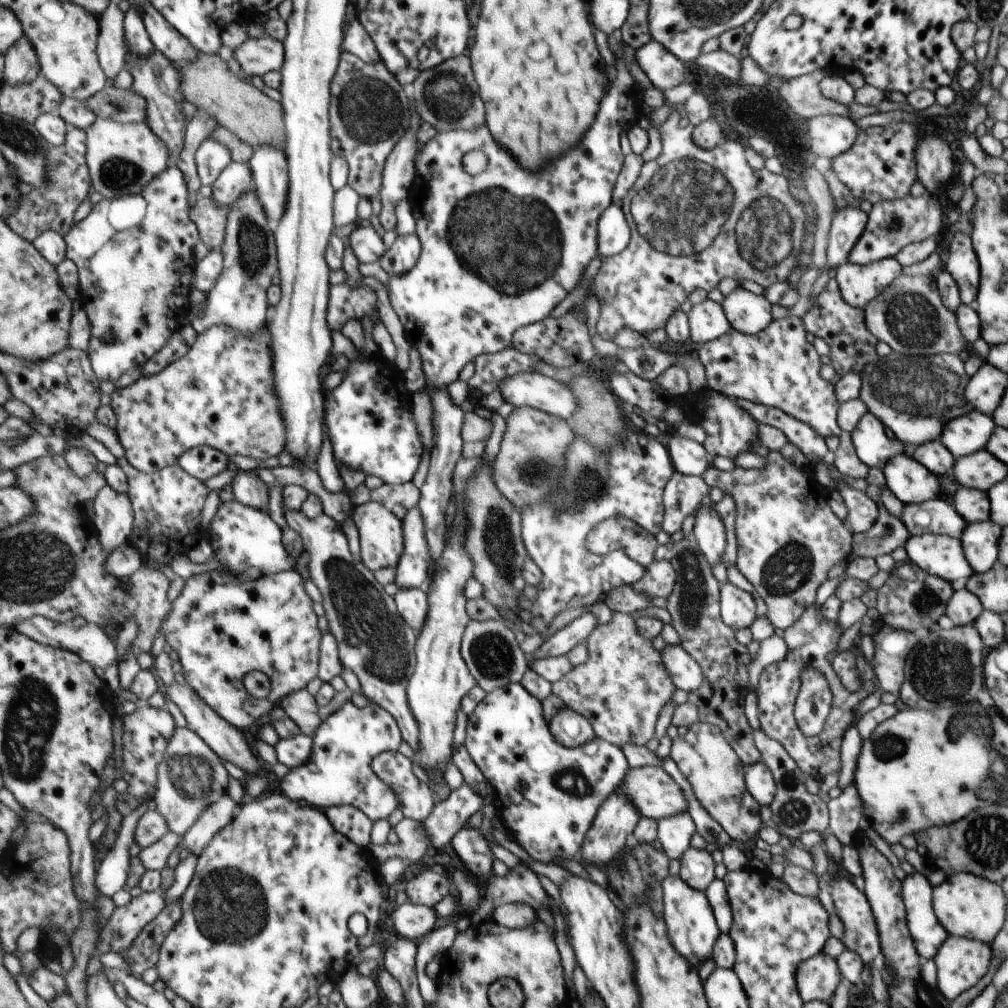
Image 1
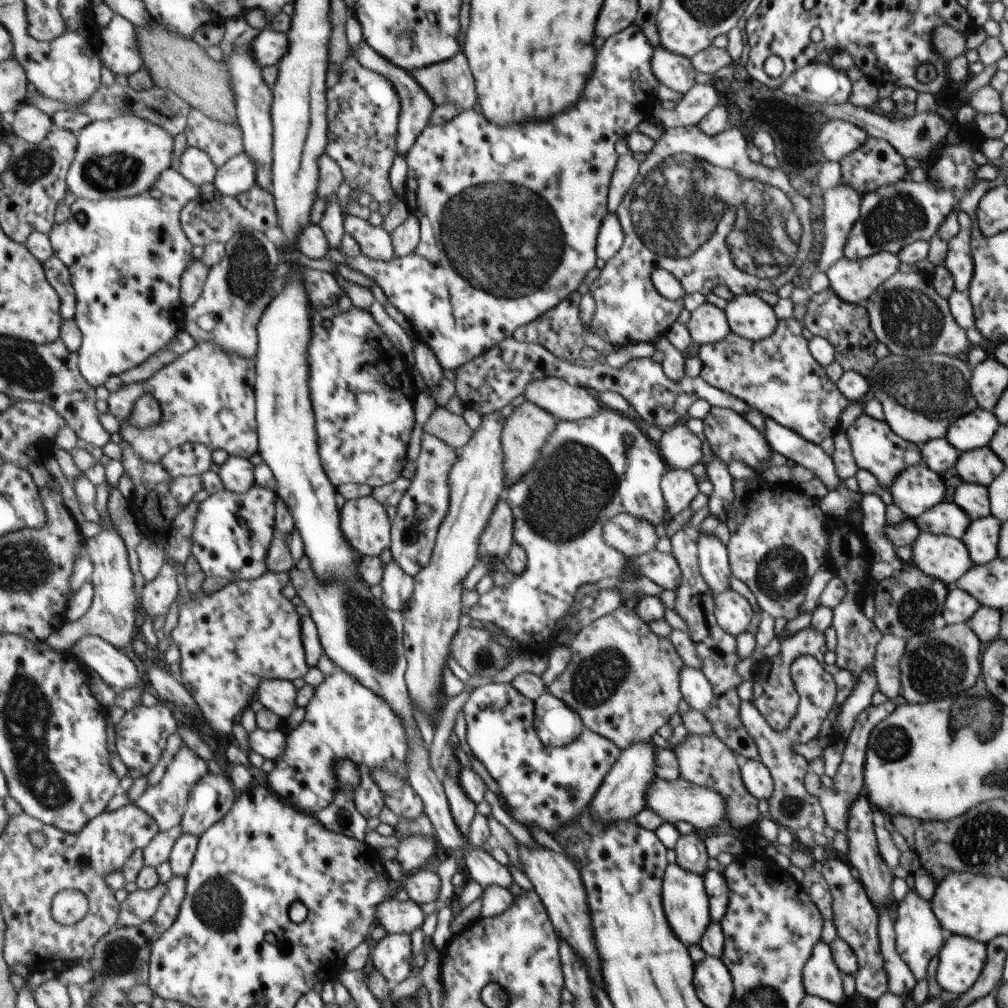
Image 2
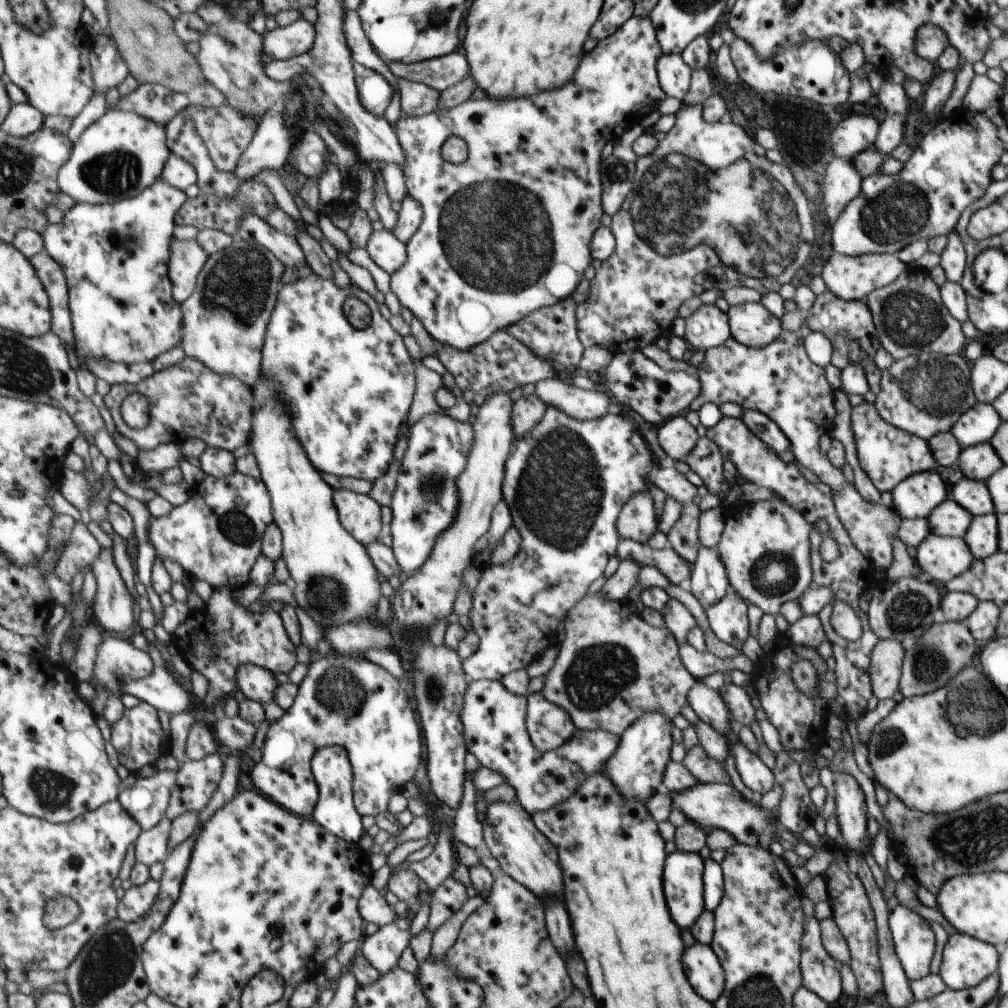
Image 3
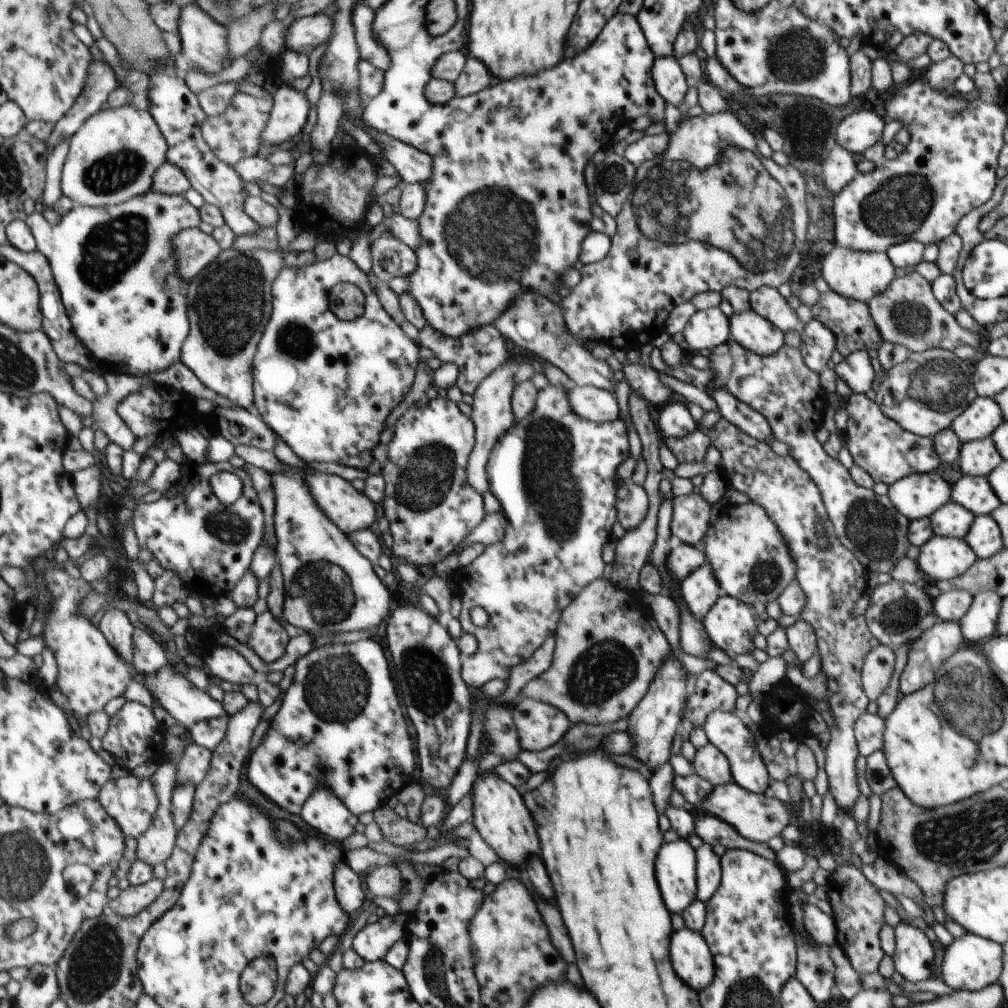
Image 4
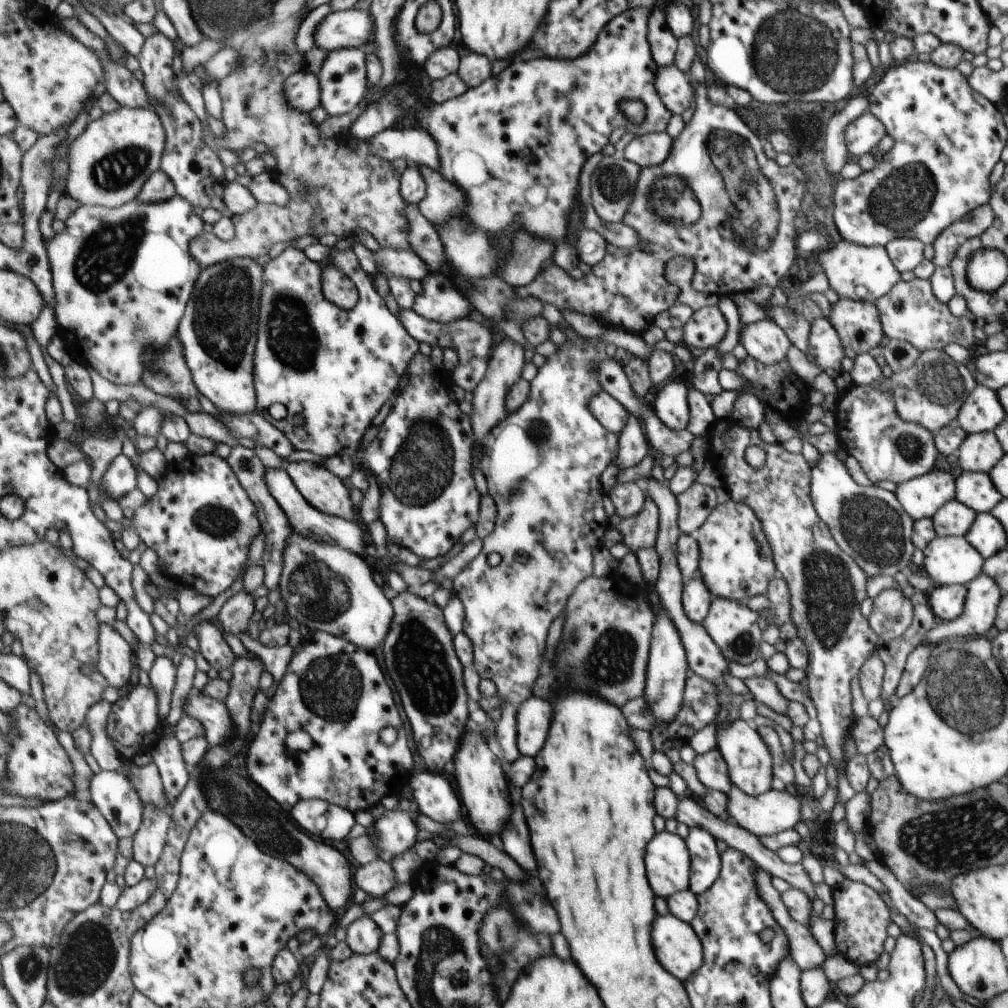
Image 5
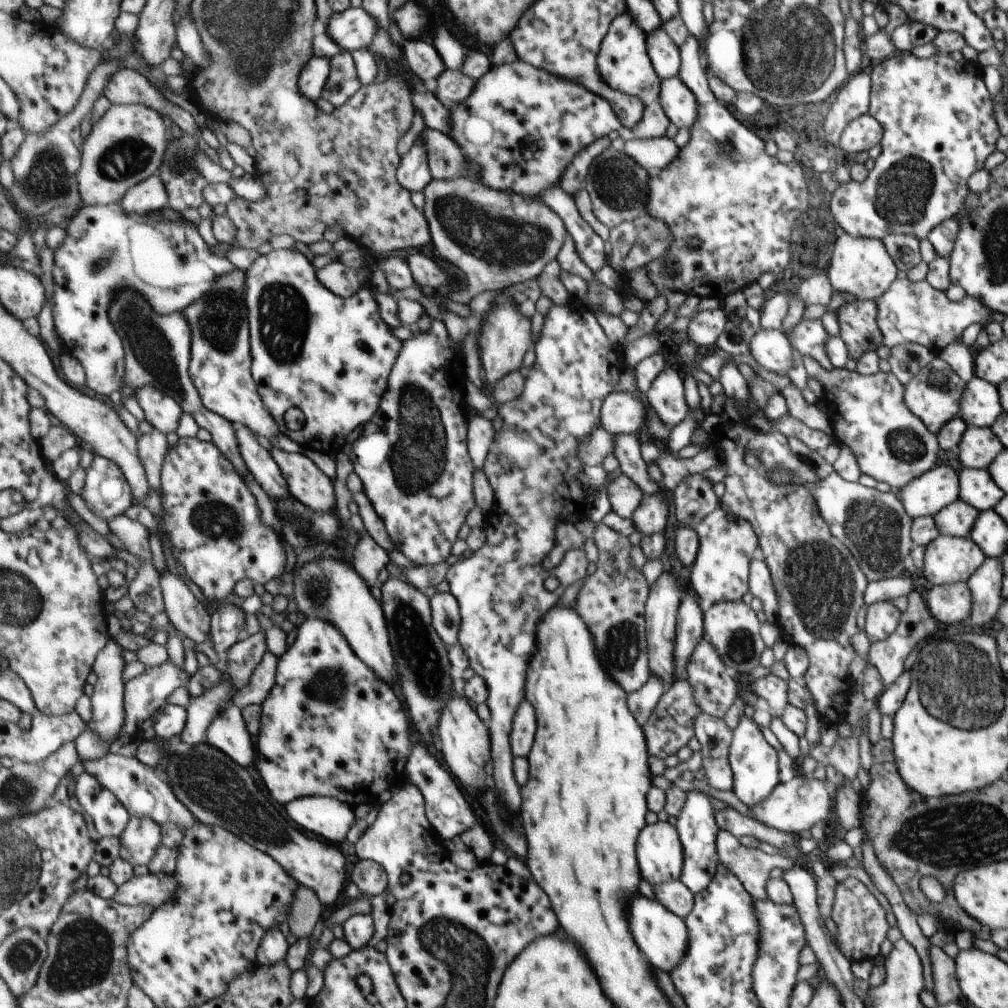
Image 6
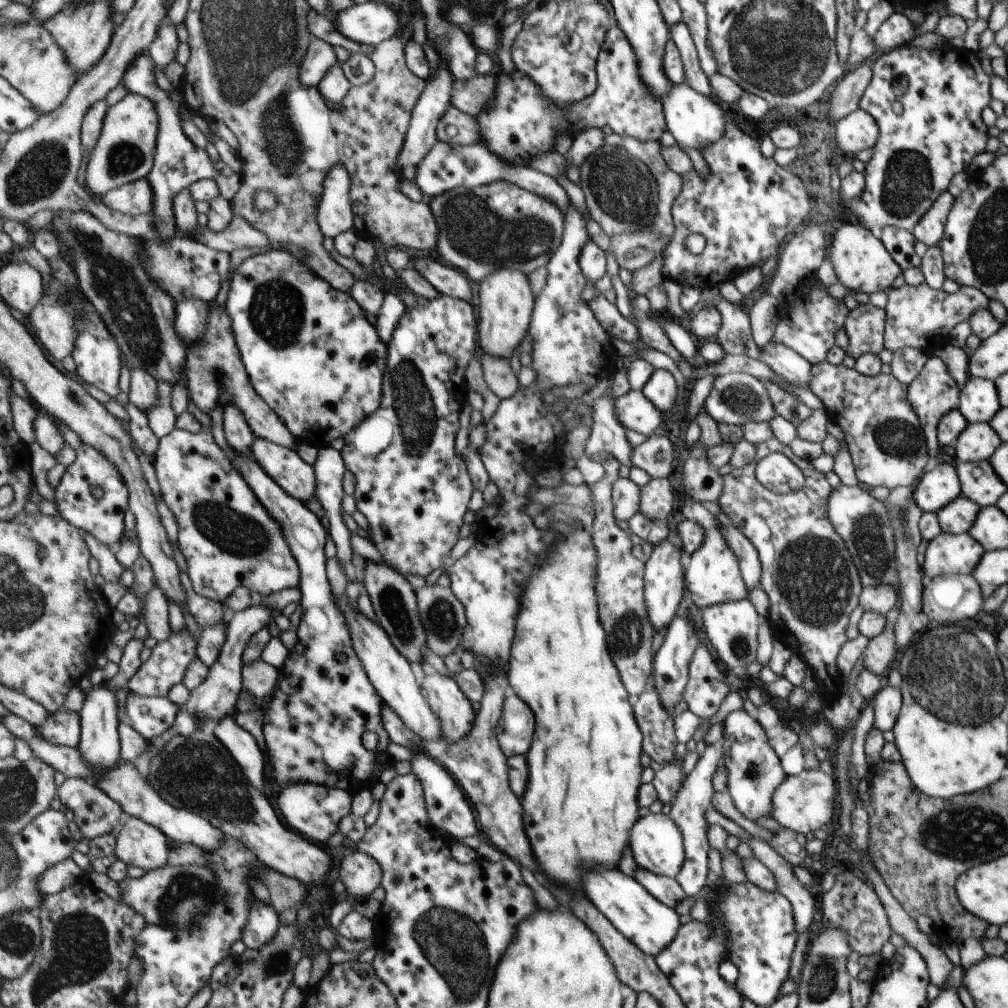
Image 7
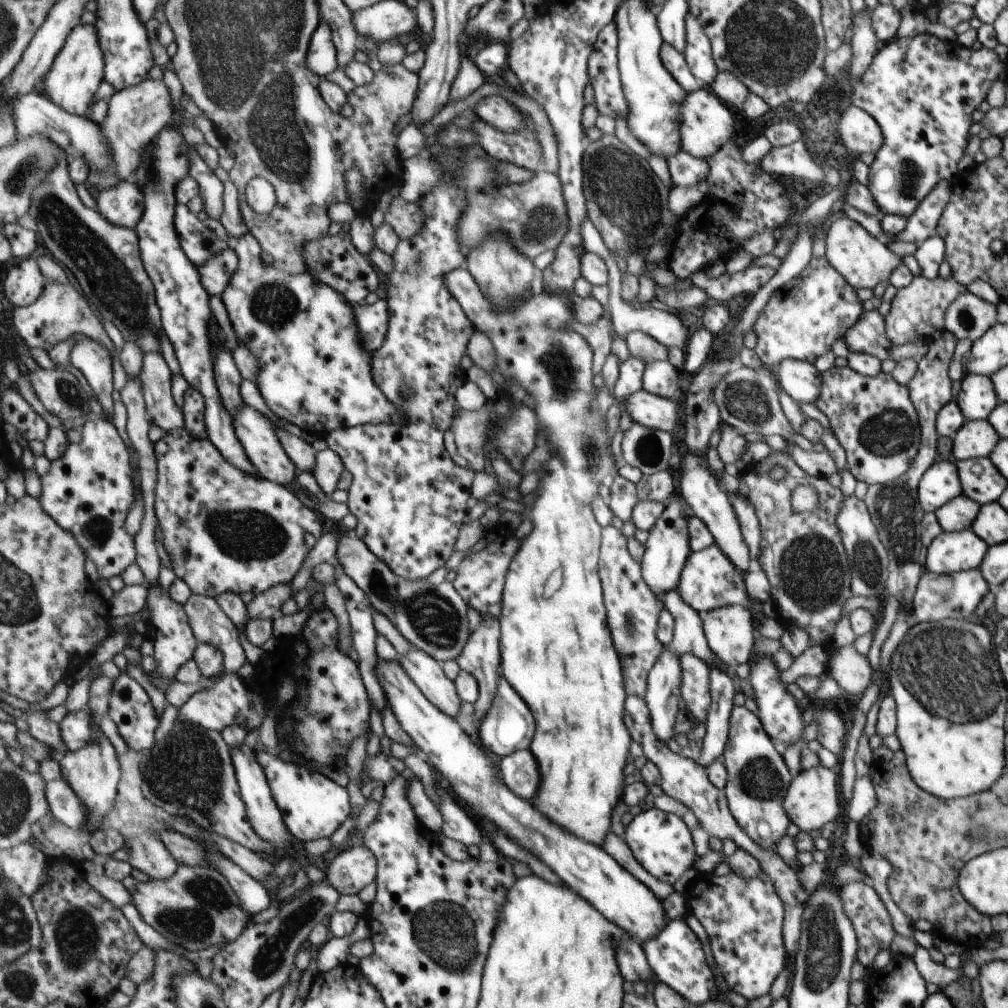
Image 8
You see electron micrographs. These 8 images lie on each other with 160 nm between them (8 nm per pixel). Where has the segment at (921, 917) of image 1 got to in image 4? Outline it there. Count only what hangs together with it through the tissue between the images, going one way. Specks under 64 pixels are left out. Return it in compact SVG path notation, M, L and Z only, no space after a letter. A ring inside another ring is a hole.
M900 920L894 927L894 943L895 948L891 958L895 971L903 979L911 982L929 978L933 950L921 929L917 930L911 924Z

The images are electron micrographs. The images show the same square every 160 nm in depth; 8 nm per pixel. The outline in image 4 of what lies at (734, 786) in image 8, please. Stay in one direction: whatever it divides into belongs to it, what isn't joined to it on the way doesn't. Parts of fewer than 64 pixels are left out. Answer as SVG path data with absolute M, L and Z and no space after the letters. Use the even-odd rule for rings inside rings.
M715 711L707 716L702 728L708 742L725 755L733 782L752 793L763 794L770 782L770 776L757 750L753 735L742 721L733 713Z

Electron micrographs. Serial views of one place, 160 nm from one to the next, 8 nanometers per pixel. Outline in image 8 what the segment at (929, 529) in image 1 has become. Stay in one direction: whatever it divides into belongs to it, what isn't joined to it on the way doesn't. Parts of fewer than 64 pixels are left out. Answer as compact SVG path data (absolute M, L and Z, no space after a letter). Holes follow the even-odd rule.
M959 495L946 502L941 508L934 510L940 529L945 532L967 530L974 522L981 506L966 495Z

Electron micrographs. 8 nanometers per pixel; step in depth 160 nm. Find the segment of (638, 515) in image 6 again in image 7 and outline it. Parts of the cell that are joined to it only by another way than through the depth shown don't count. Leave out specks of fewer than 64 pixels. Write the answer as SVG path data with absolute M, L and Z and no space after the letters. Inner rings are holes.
M650 479L639 490L639 513L652 521L665 521L667 514L673 513L673 490L667 479Z

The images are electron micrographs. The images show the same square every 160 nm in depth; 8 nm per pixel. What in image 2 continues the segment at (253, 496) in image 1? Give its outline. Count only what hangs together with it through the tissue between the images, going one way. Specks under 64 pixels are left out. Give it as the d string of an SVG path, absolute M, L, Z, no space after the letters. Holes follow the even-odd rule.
M229 456L227 462L220 466L219 476L224 488L241 495L248 493L255 482L255 463L251 459Z

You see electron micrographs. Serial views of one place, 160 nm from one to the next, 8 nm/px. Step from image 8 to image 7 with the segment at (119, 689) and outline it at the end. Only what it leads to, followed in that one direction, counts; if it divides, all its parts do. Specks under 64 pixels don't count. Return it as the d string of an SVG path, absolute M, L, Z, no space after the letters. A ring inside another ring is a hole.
M128 692L125 700L127 721L146 739L154 740L174 724L181 707L167 697L142 697Z

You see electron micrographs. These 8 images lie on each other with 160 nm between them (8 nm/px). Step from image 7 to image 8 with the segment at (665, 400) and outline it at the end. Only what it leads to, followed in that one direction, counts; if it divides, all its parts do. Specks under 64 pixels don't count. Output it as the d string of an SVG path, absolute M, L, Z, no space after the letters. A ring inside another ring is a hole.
M647 361L642 372L642 389L648 393L673 399L677 394L677 372L669 361Z

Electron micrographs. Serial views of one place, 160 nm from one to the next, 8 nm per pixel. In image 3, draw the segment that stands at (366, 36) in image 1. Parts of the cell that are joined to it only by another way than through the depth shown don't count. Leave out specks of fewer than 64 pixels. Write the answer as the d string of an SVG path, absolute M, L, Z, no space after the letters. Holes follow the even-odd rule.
M397 77L402 100L402 112L411 117L430 115L438 110L441 93L425 83Z

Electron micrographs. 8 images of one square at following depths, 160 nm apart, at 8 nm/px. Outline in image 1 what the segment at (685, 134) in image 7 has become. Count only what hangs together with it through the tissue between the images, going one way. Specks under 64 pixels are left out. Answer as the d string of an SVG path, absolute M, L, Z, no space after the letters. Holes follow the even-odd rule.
M649 39L634 50L634 59L652 86L660 91L673 89L683 82L683 64L677 56L662 45Z

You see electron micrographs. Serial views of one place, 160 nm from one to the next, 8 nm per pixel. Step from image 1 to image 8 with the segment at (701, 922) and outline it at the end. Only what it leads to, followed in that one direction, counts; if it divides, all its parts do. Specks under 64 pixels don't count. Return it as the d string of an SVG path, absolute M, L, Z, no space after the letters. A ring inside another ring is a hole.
M644 805L633 812L633 818L624 828L623 835L635 860L651 876L669 884L677 881L697 858L691 839L689 827L677 815L651 805Z

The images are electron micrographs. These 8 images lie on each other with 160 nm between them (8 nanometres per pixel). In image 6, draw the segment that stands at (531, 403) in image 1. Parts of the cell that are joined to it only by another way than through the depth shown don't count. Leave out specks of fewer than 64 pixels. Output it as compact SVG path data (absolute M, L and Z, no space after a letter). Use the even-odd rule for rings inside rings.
M637 390L633 392L612 392L608 395L605 400L603 400L601 404L601 421L599 424L612 435L620 435L626 434L631 435L631 432L635 432L641 424L643 424L643 410L646 410L645 406L643 406L643 402L639 400L639 396L637 396Z

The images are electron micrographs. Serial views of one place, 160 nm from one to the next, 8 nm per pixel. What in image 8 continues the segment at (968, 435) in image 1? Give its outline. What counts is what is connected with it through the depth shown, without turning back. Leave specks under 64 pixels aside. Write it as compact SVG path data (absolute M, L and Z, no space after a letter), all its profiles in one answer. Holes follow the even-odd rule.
M968 373L960 380L955 403L967 421L985 421L999 402L988 376Z

